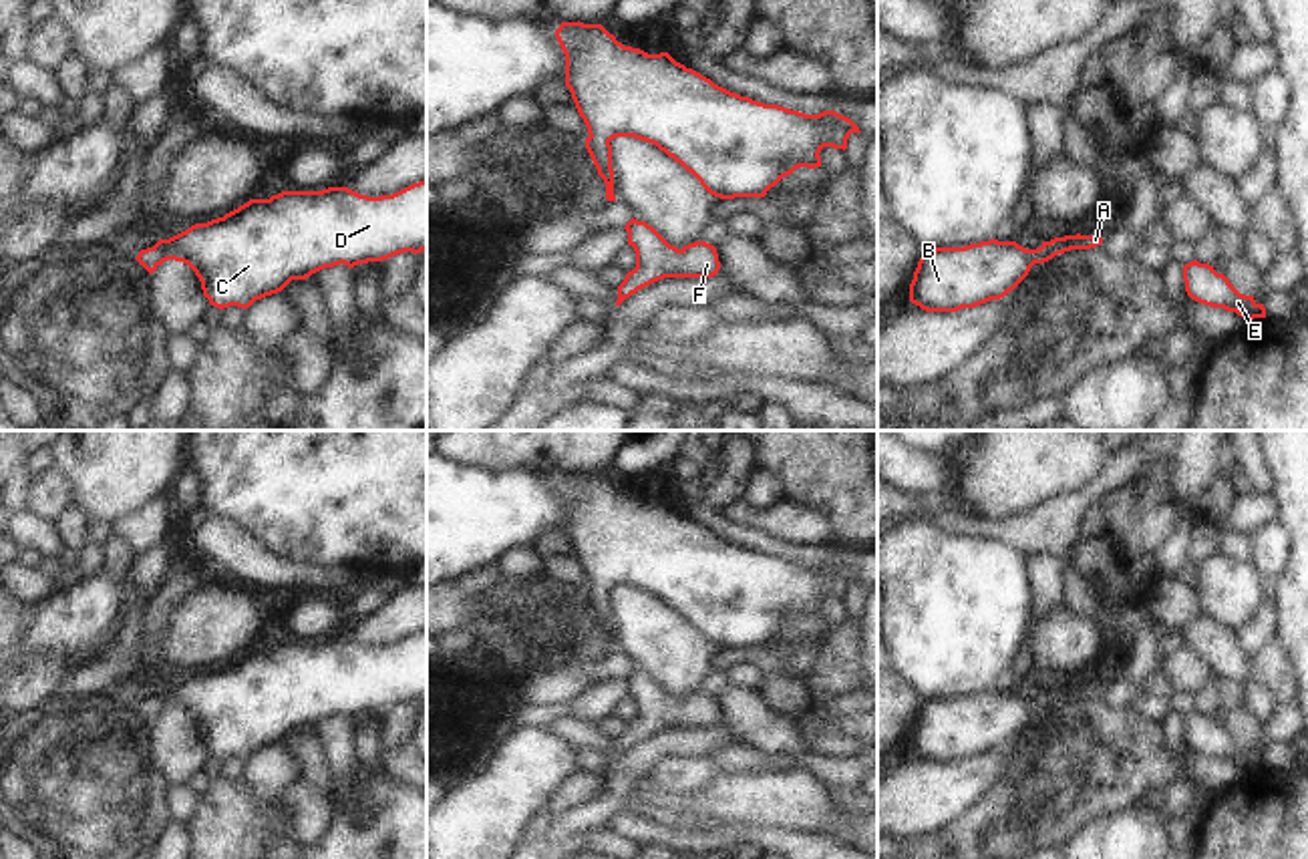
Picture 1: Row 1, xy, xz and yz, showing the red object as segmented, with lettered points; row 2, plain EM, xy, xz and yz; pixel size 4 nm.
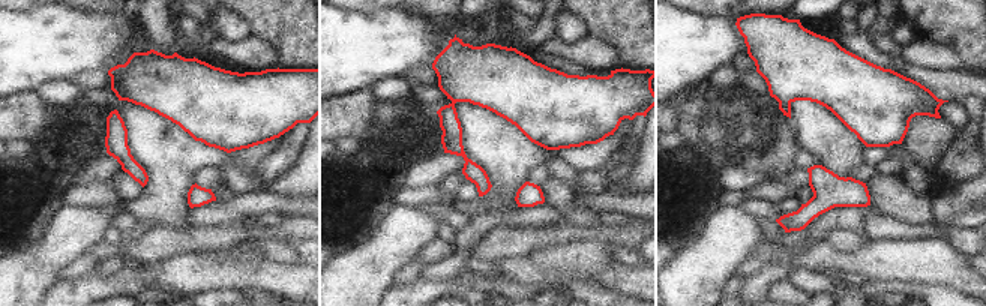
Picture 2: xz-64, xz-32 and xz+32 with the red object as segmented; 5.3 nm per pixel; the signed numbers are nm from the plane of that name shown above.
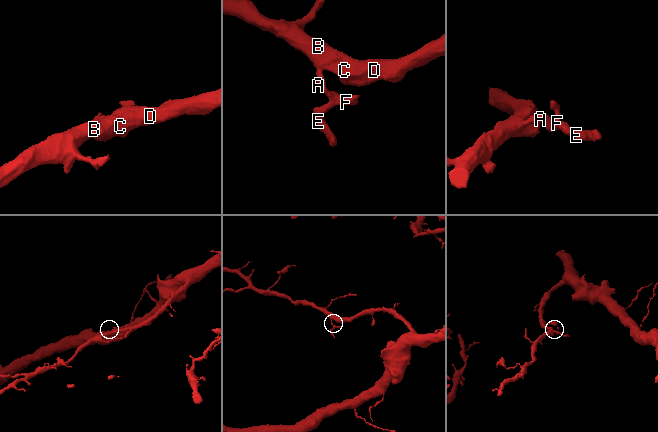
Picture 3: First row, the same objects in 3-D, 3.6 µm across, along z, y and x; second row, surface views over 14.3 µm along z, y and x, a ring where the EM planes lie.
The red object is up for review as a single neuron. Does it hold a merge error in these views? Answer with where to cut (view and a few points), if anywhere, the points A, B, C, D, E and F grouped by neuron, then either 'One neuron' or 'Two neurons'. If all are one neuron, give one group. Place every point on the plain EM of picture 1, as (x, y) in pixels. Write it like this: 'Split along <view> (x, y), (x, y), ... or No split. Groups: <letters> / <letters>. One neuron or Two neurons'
No split. Groups: A B C D E F. One neuron

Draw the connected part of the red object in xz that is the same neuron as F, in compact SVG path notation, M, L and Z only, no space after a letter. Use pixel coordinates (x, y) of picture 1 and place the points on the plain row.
M634 668L624 680L628 682L628 696L636 702L636 718L618 736L616 756L658 730L712 728L720 720L716 698L706 692L694 692L678 700L652 676Z

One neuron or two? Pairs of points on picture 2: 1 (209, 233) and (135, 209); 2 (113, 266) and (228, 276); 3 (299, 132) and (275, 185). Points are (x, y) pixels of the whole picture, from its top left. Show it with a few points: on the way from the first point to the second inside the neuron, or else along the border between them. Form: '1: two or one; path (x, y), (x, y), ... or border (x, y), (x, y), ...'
1: two; border (156, 225), (179, 233), (186, 233), (191, 228)
2: two; border (126, 260), (114, 272), (105, 275), (92, 272)
3: two; border (302, 149), (297, 159), (287, 170), (267, 182)

